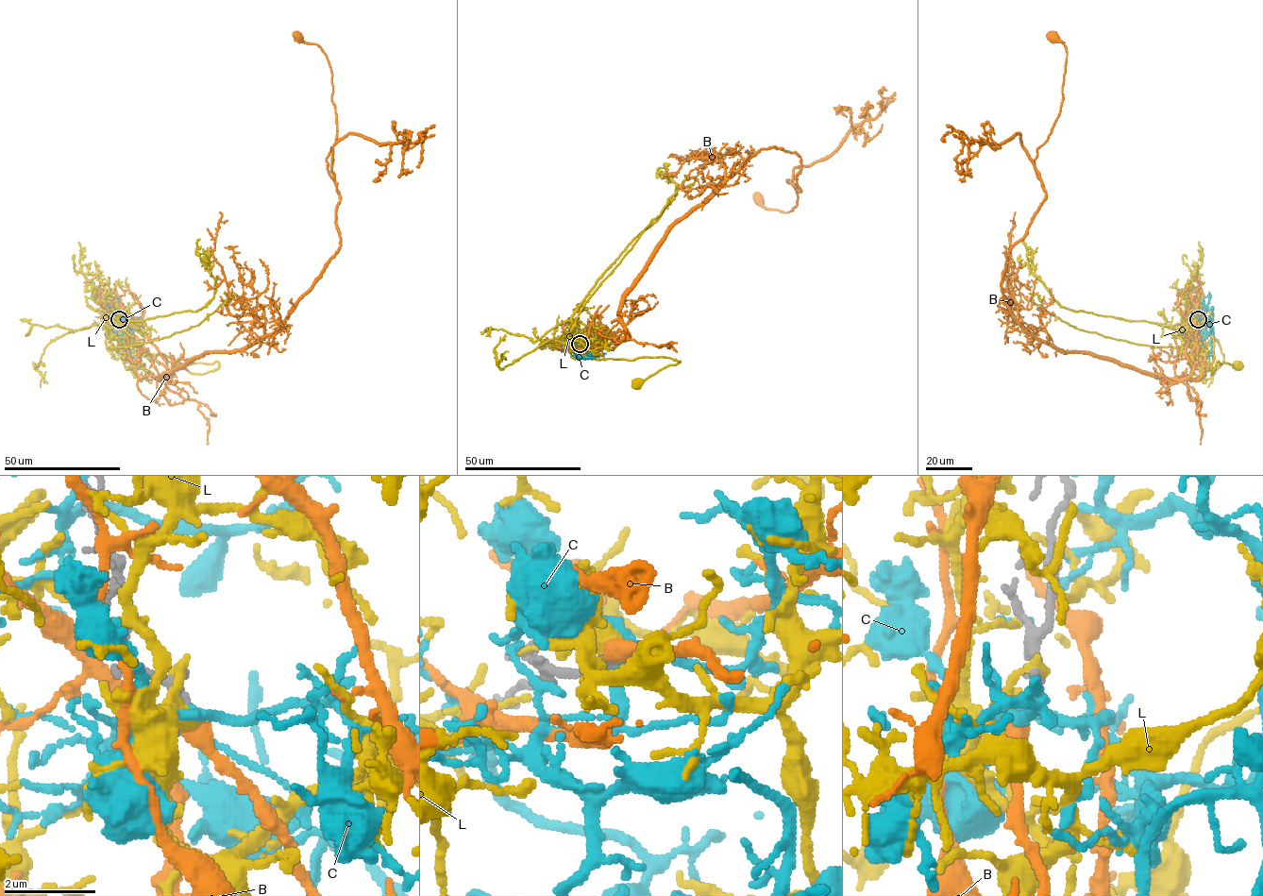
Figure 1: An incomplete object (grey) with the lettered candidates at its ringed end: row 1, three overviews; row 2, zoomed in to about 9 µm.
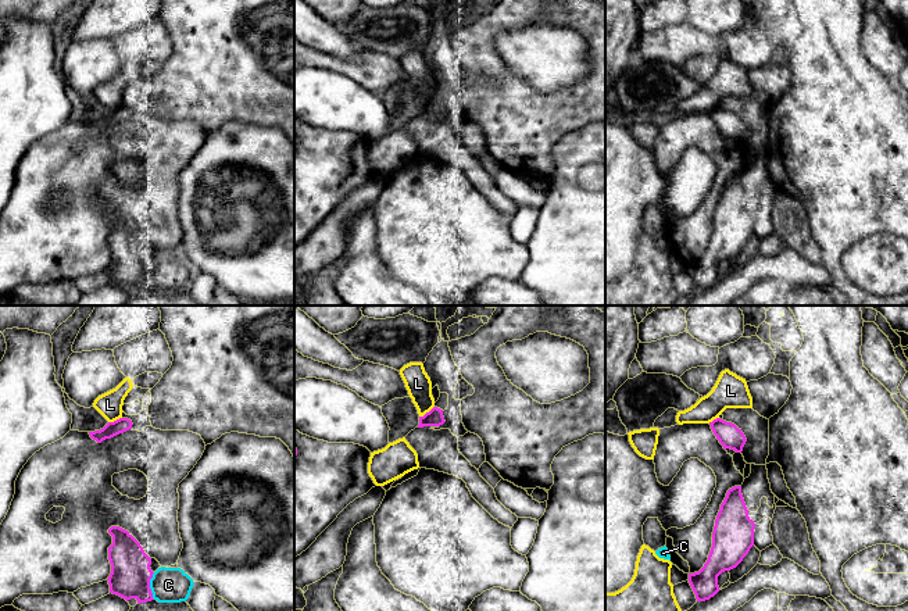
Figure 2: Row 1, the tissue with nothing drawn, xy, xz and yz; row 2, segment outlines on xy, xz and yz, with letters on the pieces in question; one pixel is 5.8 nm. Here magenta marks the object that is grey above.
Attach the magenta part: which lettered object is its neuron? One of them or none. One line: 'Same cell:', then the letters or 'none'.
Same cell: B

